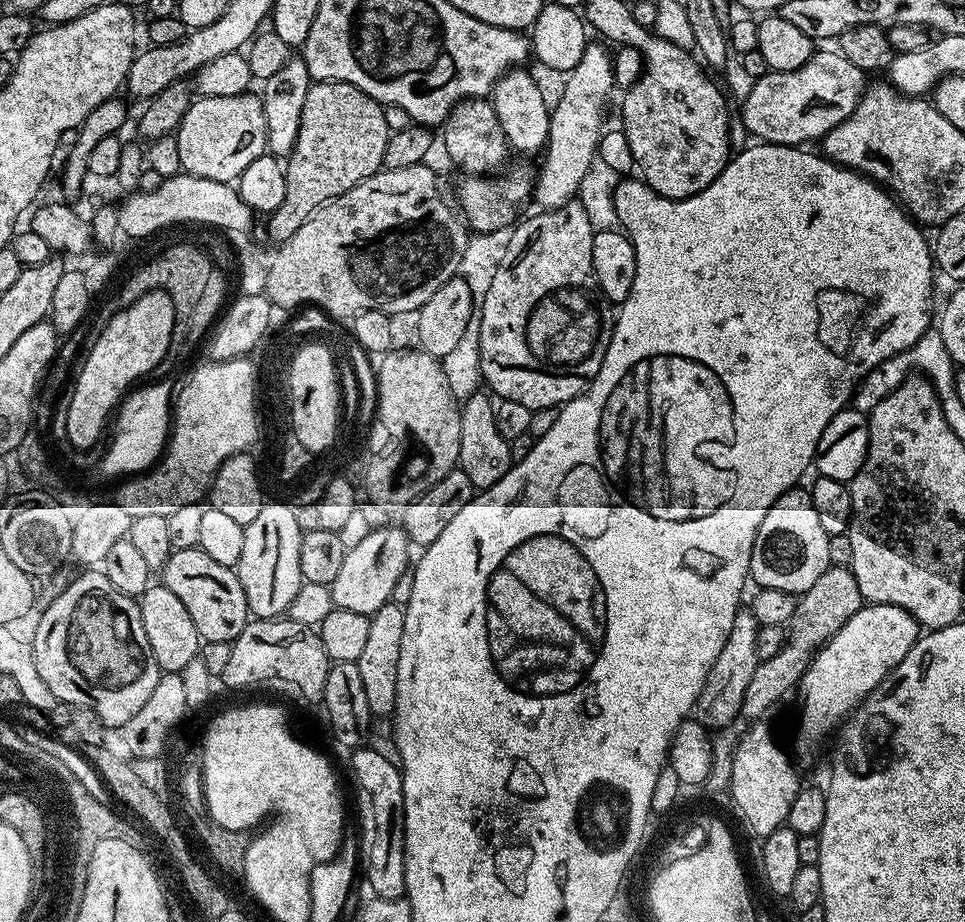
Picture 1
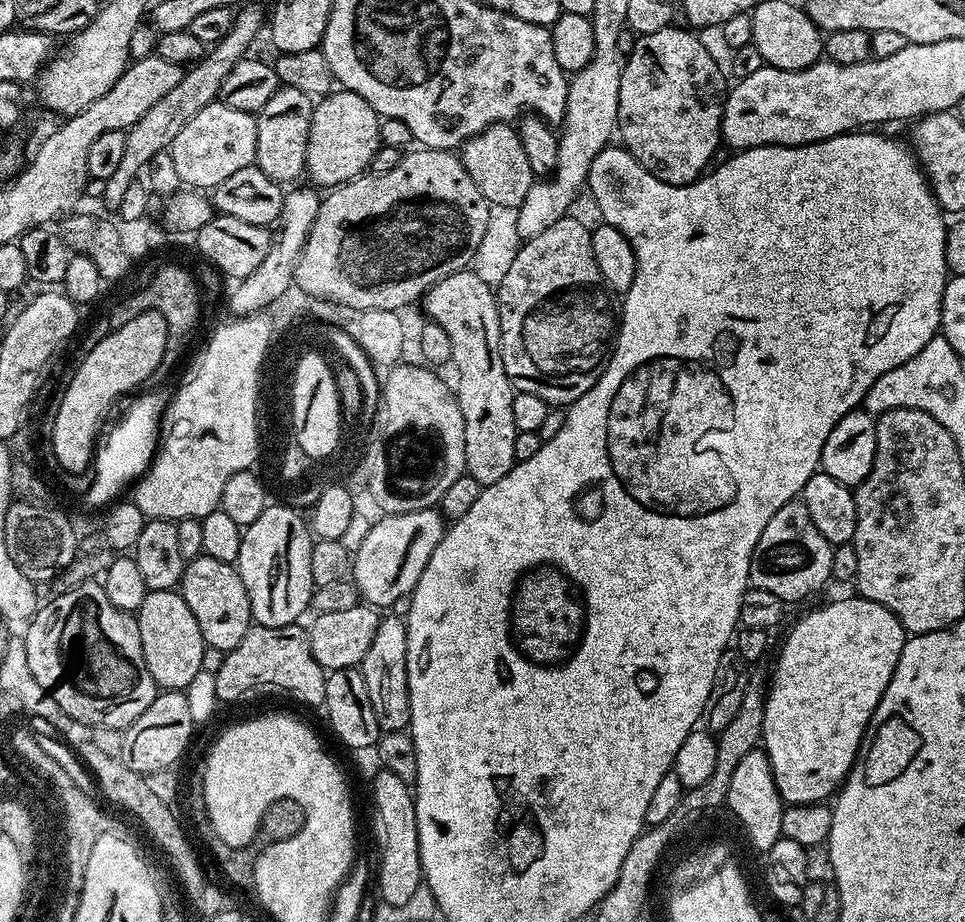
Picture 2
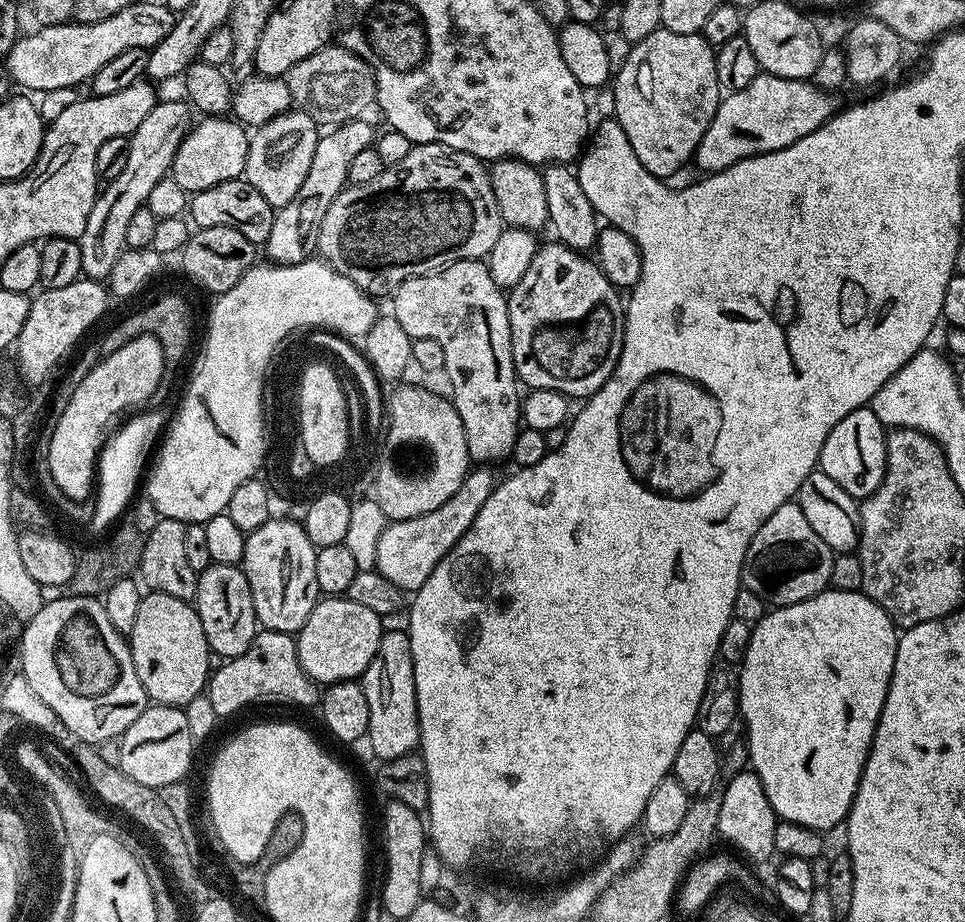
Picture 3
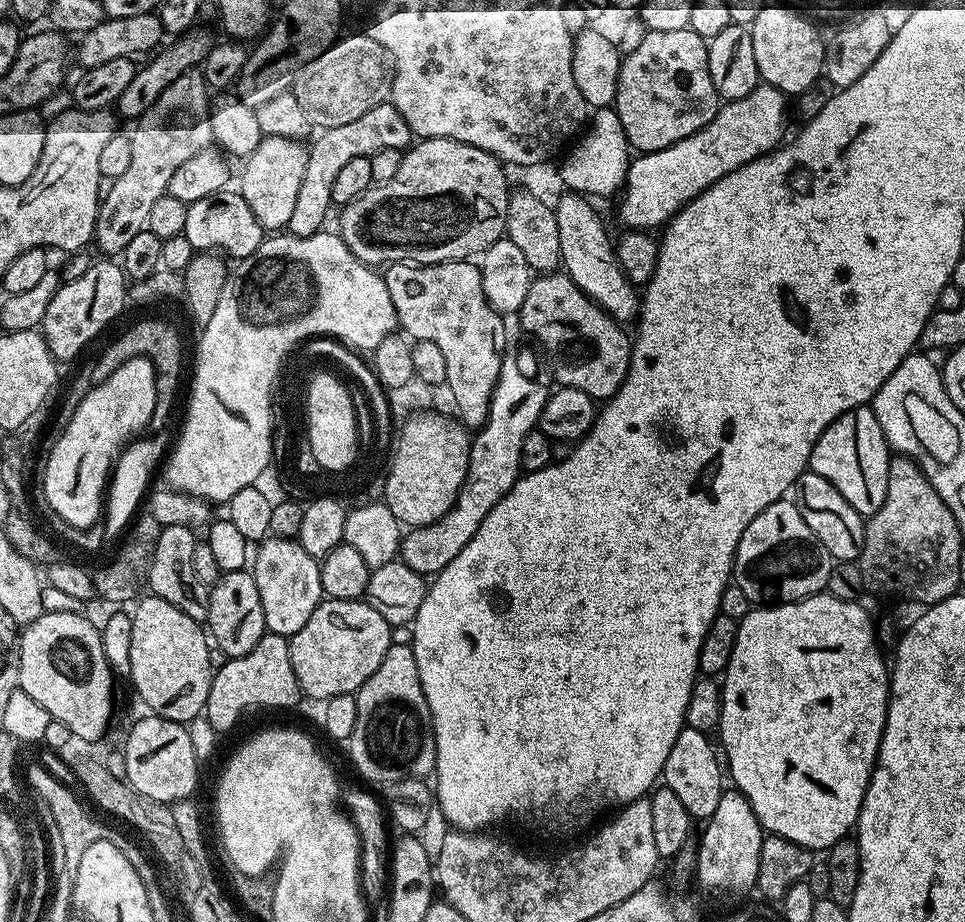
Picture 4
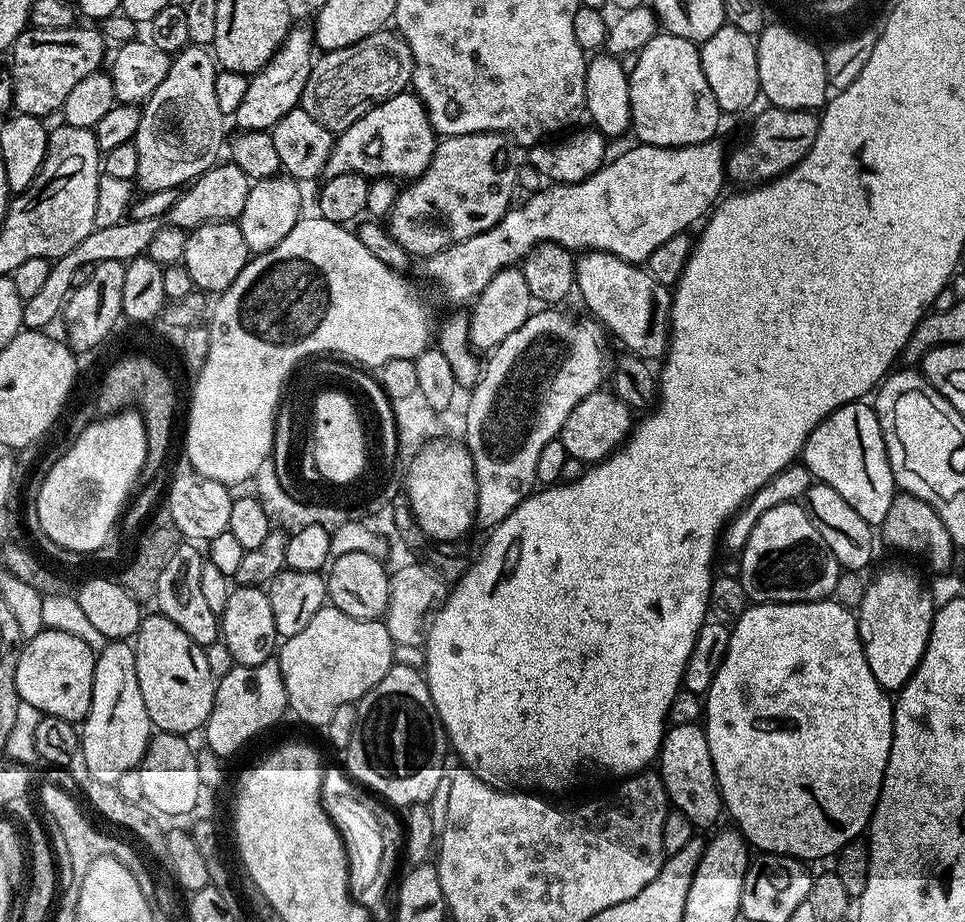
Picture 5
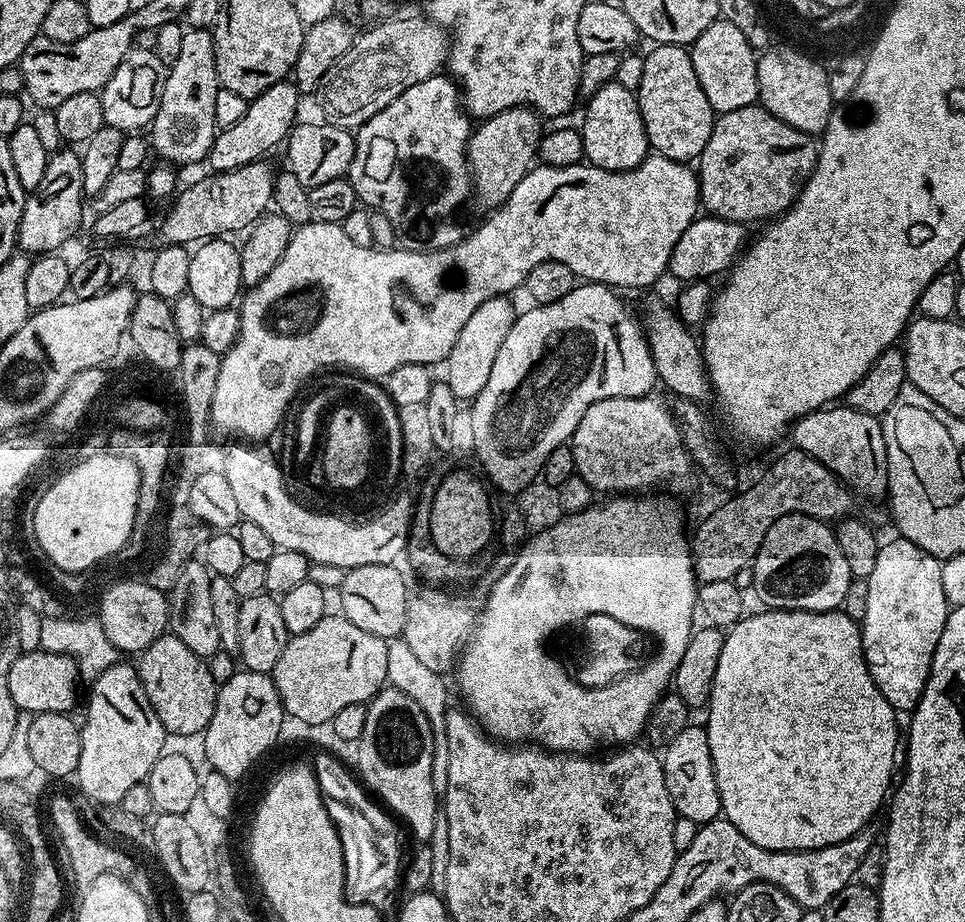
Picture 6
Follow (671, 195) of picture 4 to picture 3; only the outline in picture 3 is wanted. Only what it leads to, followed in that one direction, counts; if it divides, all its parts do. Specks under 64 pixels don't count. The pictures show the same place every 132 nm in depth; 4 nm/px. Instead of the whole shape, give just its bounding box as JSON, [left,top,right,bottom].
[694,74,838,174]

